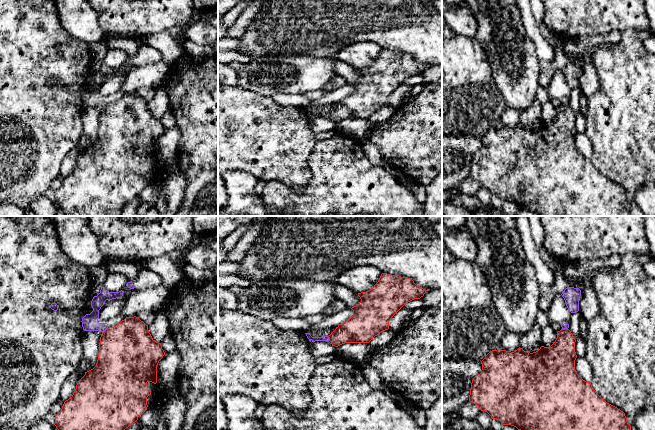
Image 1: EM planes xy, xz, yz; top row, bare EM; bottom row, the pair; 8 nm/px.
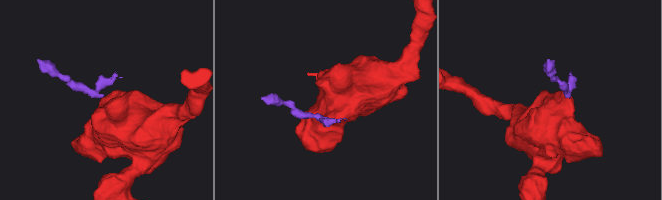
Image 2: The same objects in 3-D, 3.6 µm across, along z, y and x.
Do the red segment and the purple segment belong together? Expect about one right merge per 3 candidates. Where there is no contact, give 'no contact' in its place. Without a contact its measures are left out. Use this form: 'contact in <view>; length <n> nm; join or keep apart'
contact in xy; length 60 nm; keep apart

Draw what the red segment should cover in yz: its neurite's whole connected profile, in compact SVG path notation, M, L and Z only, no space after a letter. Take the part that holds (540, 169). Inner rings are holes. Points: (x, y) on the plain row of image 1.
M561 105L551 122L541 122L533 129L520 123L514 128L501 125L490 127L481 137L481 149L472 156L469 177L487 188L492 195L499 196L503 201L514 202L538 216L630 216L631 202L625 189L607 179L590 158L577 150L575 118L569 105Z

